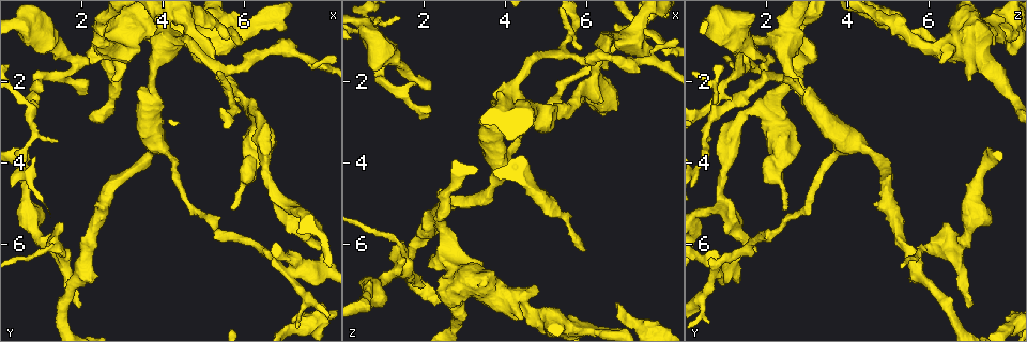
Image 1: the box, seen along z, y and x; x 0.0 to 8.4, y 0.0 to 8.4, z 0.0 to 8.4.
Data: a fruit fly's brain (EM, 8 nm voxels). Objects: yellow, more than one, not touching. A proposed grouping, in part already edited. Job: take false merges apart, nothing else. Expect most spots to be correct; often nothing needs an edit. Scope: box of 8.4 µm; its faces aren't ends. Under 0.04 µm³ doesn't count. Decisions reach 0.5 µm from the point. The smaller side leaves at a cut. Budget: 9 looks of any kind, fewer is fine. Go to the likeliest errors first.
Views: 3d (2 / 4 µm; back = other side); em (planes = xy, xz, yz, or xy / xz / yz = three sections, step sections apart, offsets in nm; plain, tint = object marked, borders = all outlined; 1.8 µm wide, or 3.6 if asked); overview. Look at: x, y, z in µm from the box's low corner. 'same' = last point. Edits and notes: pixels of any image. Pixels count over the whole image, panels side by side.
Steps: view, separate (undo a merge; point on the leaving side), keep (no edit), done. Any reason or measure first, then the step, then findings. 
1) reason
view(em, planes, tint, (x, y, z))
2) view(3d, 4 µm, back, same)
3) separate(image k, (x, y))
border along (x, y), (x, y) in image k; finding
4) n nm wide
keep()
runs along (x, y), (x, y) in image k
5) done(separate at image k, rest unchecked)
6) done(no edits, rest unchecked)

arms part here
view(3d, 2 µm, back, (0.80, 2.75, 0.70))

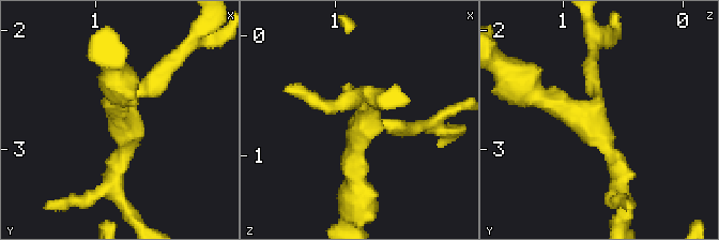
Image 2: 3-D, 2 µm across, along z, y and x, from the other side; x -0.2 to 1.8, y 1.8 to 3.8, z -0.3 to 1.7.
view(em, planes, plain, (0.72, 2.74, 0.74))

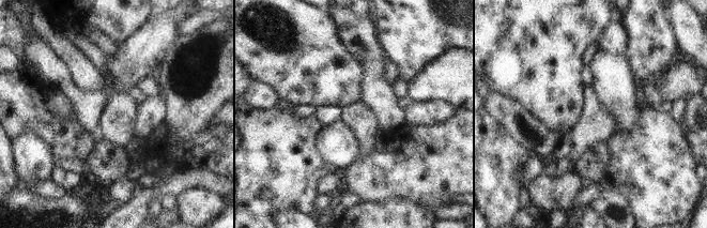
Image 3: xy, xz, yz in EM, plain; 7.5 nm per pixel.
where the object lies
view(em, planes, tint, same)

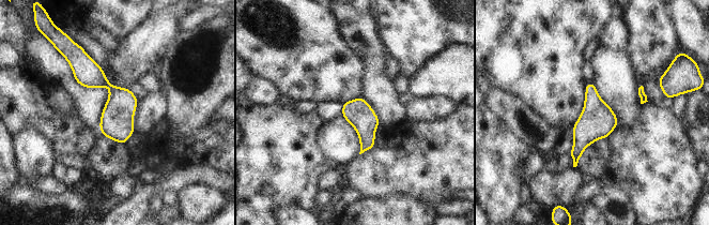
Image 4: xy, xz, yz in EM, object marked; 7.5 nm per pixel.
3 arms
keep()
one neuron here

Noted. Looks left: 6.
looks like a crossing
view(3d, 2 µm, (6.80, 6.50, 0.70))

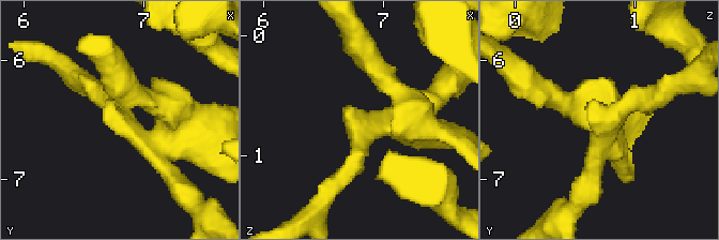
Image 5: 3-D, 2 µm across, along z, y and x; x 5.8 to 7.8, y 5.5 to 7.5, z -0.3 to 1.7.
now the EM
view(em, 3.6 µm, planes, tint, (6.82, 6.54, 0.74))

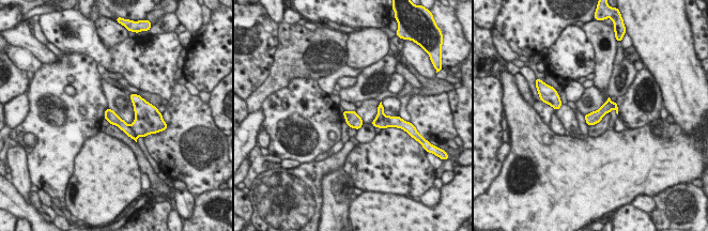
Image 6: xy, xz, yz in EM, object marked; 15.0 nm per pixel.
180 nm wide
separate(image 6, (120, 123))
border along (128, 125), (137, 137) in image 6; a second neuron is stuck on

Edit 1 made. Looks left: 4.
view(overview)

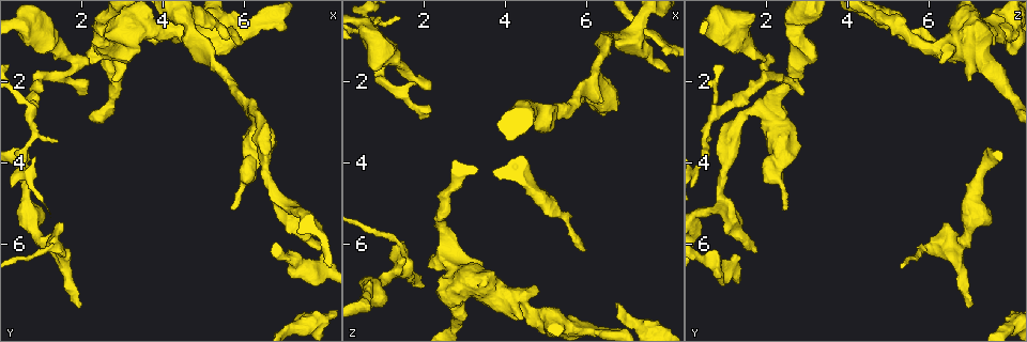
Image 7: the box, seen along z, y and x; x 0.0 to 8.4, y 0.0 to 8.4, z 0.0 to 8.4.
side arm on a straight run
view(3d, 2 µm, (6.00, 2.50, 2.10))

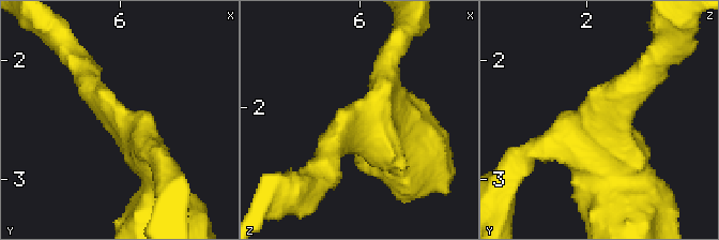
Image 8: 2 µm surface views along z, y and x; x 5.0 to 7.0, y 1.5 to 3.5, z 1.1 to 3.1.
need the tissue
view(em, planes, tint, (5.96, 2.48, 2.14))

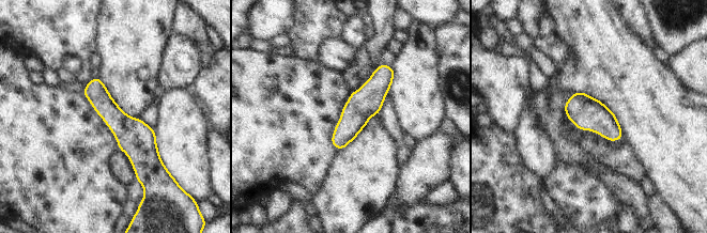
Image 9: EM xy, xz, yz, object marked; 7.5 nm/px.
220 nm wide
keep()
runs along (95, 80), (138, 141), (144, 171) in image 9; all the same neuron

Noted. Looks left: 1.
done(separate at image 6, rest unchecked)

